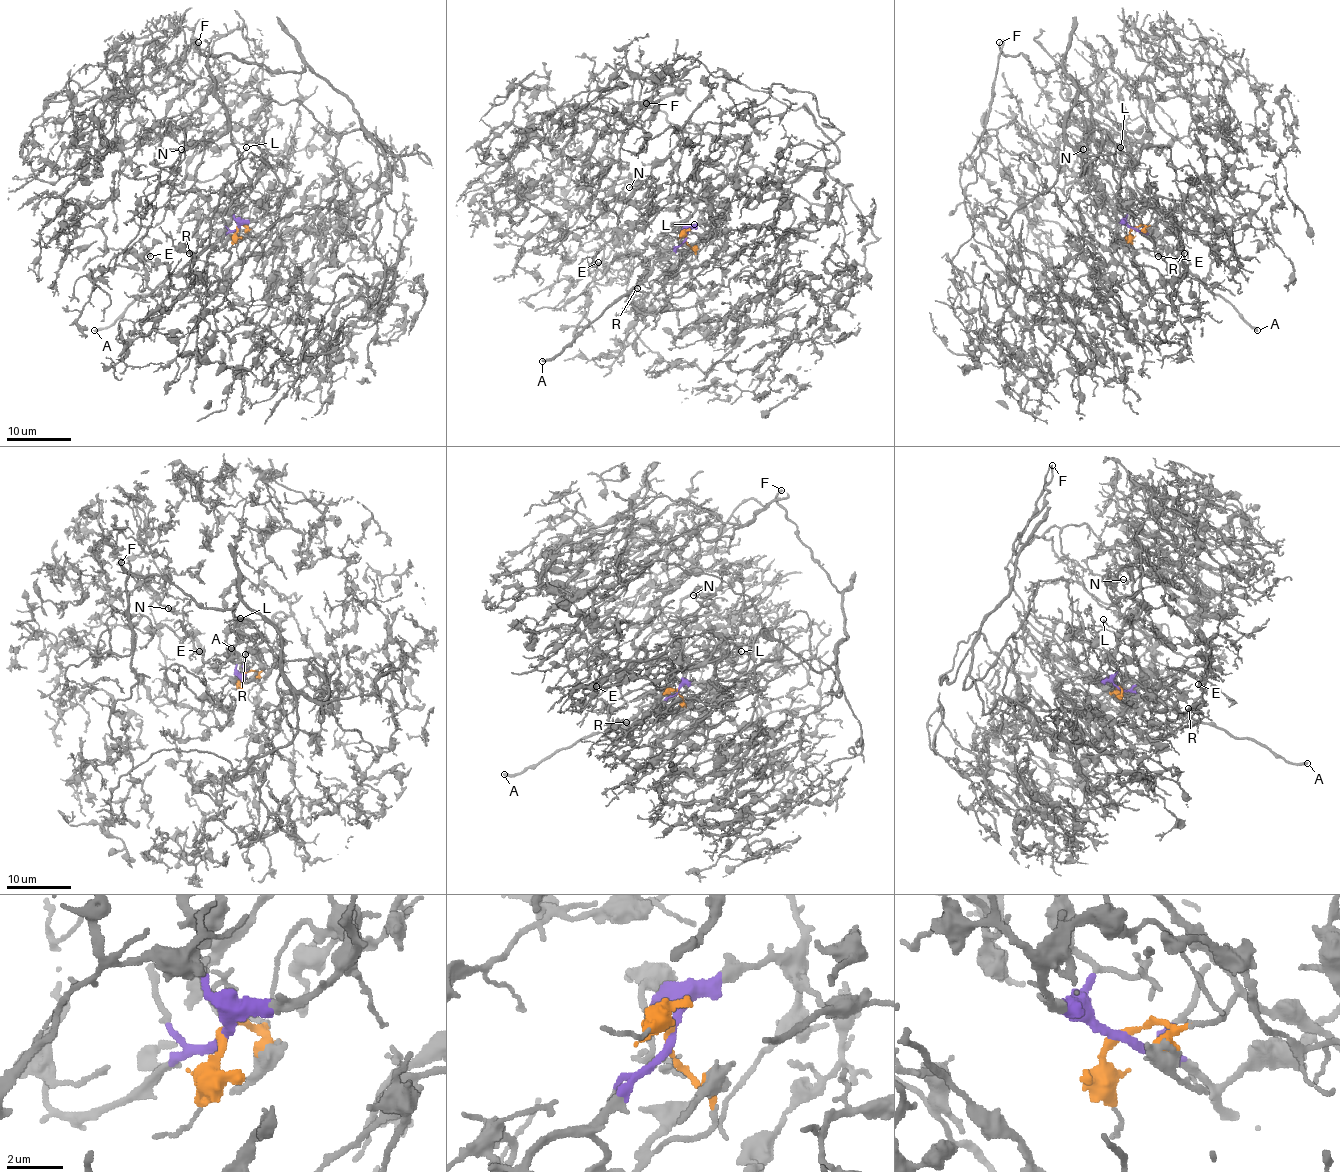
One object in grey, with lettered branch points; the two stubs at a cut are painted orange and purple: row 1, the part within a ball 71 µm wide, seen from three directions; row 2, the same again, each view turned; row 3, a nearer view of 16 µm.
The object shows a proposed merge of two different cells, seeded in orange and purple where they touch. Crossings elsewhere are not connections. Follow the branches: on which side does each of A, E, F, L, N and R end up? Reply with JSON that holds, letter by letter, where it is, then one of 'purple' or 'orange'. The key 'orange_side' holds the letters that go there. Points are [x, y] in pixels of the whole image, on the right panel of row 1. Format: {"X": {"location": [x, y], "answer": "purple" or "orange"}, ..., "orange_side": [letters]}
{"A": {"location": [1257, 330], "answer": "purple"}, "E": {"location": [1158, 256], "answer": "orange"}, "F": {"location": [999, 42], "answer": "orange"}, "L": {"location": [1120, 147], "answer": "purple"}, "N": {"location": [1083, 149], "answer": "orange"}, "R": {"location": [1184, 253], "answer": "orange"}, "orange_side": ["E", "F", "N", "R"]}

